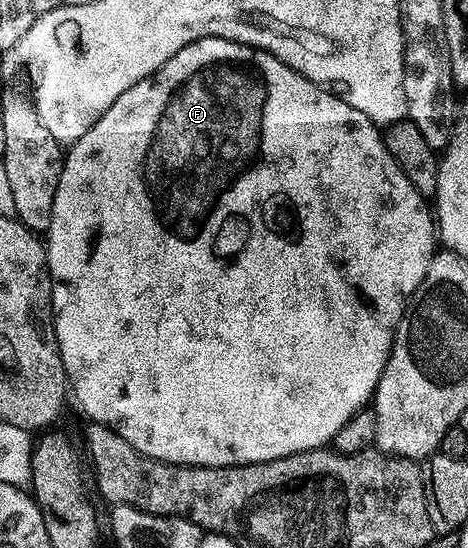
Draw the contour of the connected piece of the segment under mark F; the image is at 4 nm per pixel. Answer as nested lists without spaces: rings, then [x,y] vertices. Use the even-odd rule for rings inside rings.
[[[208,36],[208,37],[207,37],[207,38],[203,38],[203,39],[202,39],[202,40],[196,40],[196,41],[195,41],[195,42],[191,42],[191,43],[190,43],[190,44],[188,44],[188,45],[187,45],[187,46],[183,46],[183,47],[182,47],[182,48],[181,48],[181,49],[180,49],[180,50],[179,50],[179,54],[175,54],[175,55],[174,55],[174,56],[172,56],[172,57],[171,57],[171,58],[167,58],[167,62],[163,62],[163,66],[159,66],[159,70],[155,70],[155,74],[151,74],[151,75],[150,75],[150,76],[148,76],[148,77],[147,77],[147,78],[143,78],[143,79],[142,79],[142,80],[140,80],[140,81],[139,81],[139,82],[135,82],[135,86],[131,86],[131,90],[127,90],[127,91],[126,91],[126,92],[124,92],[124,93],[123,93],[123,94],[119,94],[119,98],[115,98],[115,102],[114,102],[114,103],[113,103],[113,104],[112,104],[112,105],[111,105],[111,106],[110,106],[110,107],[109,107],[109,109],[108,109],[108,110],[106,110],[106,111],[105,111],[105,112],[104,112],[104,113],[103,113],[103,114],[102,114],[102,115],[101,115],[101,117],[100,117],[100,118],[98,118],[98,119],[97,119],[97,121],[96,121],[96,122],[95,122],[95,126],[91,126],[91,130],[87,130],[87,134],[83,134],[83,138],[79,138],[79,139],[78,139],[78,140],[77,140],[77,141],[75,141],[75,142],[74,142],[74,143],[73,143],[73,145],[72,145],[72,146],[71,146],[71,147],[70,147],[70,148],[69,148],[69,149],[68,149],[68,151],[66,151],[66,152],[65,152],[65,153],[64,153],[64,156],[63,156],[63,159],[64,159],[64,161],[65,161],[65,165],[64,165],[64,166],[63,166],[63,170],[62,170],[62,171],[61,171],[61,177],[60,177],[60,178],[59,178],[59,186],[58,186],[58,187],[57,187],[57,189],[56,189],[56,190],[55,190],[55,206],[54,206],[54,207],[53,207],[53,213],[52,213],[52,214],[51,214],[51,226],[50,226],[50,227],[49,227],[49,230],[48,230],[48,233],[47,233],[47,255],[48,255],[48,258],[49,258],[49,276],[50,276],[50,277],[51,277],[51,279],[53,279],[53,311],[54,311],[54,313],[55,313],[55,315],[54,315],[54,318],[53,318],[53,328],[54,328],[54,330],[55,330],[55,331],[57,331],[57,341],[58,341],[58,342],[59,342],[59,354],[60,354],[60,355],[61,355],[61,357],[62,357],[62,358],[63,358],[63,366],[64,366],[64,367],[65,367],[65,379],[66,379],[66,381],[67,381],[67,384],[68,384],[68,387],[69,387],[69,388],[70,388],[70,389],[71,389],[71,396],[72,396],[72,399],[73,399],[73,396],[74,396],[74,398],[75,398],[75,399],[77,399],[77,404],[78,404],[78,406],[79,406],[79,407],[81,407],[81,408],[82,408],[82,410],[83,410],[83,411],[85,411],[85,412],[86,412],[86,414],[87,414],[87,415],[89,415],[89,417],[88,417],[88,419],[89,419],[89,420],[90,420],[90,421],[92,421],[92,423],[94,423],[94,424],[105,424],[105,425],[106,425],[106,426],[108,426],[108,428],[110,428],[110,429],[111,429],[111,430],[115,430],[115,431],[116,431],[116,432],[118,432],[118,433],[119,433],[119,435],[120,435],[120,436],[122,436],[122,438],[124,438],[124,440],[126,440],[126,441],[127,441],[127,442],[131,442],[131,446],[135,446],[135,450],[139,450],[139,451],[140,451],[140,452],[141,452],[141,453],[142,453],[142,454],[143,454],[143,455],[144,455],[144,456],[150,456],[150,457],[151,457],[151,458],[155,458],[155,459],[156,459],[156,460],[162,460],[162,461],[163,461],[163,462],[171,462],[171,463],[172,463],[172,464],[194,464],[194,465],[195,465],[195,466],[207,466],[207,467],[208,467],[208,468],[230,468],[230,467],[231,467],[231,466],[239,466],[239,465],[240,465],[240,464],[262,464],[262,463],[263,463],[263,462],[267,462],[267,461],[268,461],[268,460],[278,460],[278,459],[279,459],[279,458],[283,458],[283,457],[284,457],[284,456],[290,456],[290,455],[291,455],[291,454],[299,454],[299,453],[300,453],[300,452],[306,452],[306,451],[307,451],[307,450],[311,450],[311,449],[312,449],[312,448],[324,448],[324,447],[326,447],[326,445],[328,445],[328,444],[329,444],[329,443],[330,443],[330,441],[332,441],[332,438],[333,438],[333,436],[334,436],[334,435],[335,435],[335,434],[339,434],[339,426],[343,426],[343,422],[347,422],[347,418],[351,418],[351,417],[352,417],[352,416],[354,416],[354,415],[355,415],[355,414],[356,414],[356,413],[357,413],[357,412],[358,412],[358,411],[359,411],[359,409],[360,409],[360,408],[364,408],[364,407],[366,407],[366,405],[368,405],[368,404],[369,404],[369,403],[370,403],[370,401],[372,401],[372,399],[373,399],[373,397],[374,397],[374,395],[375,395],[375,393],[376,393],[376,390],[377,390],[377,383],[378,383],[378,382],[379,382],[379,378],[380,378],[380,377],[381,377],[381,375],[382,375],[382,374],[383,374],[383,370],[384,370],[384,369],[385,369],[385,363],[386,363],[386,362],[387,362],[387,358],[388,358],[388,357],[389,357],[389,351],[390,351],[390,350],[391,350],[391,346],[392,346],[392,345],[393,345],[393,333],[394,333],[394,332],[396,332],[396,331],[397,331],[397,324],[398,324],[398,323],[399,323],[399,321],[400,321],[400,320],[401,320],[401,316],[402,316],[402,315],[403,315],[403,314],[404,314],[404,312],[405,312],[405,305],[406,305],[406,303],[407,303],[407,301],[408,301],[408,299],[409,299],[409,297],[410,297],[410,296],[412,296],[412,295],[413,295],[413,291],[414,291],[414,290],[416,290],[416,288],[417,288],[417,287],[418,287],[418,286],[419,286],[419,282],[423,282],[423,274],[427,274],[427,266],[431,266],[431,258],[432,258],[432,257],[433,257],[433,254],[434,254],[434,251],[435,251],[435,249],[436,249],[436,248],[437,248],[437,247],[438,247],[438,244],[439,244],[439,236],[438,236],[438,233],[437,233],[437,232],[436,232],[436,231],[435,231],[435,216],[434,216],[434,213],[433,213],[433,212],[432,212],[432,211],[431,211],[431,208],[430,208],[430,205],[429,205],[429,208],[428,208],[428,206],[427,206],[427,205],[425,205],[425,204],[428,204],[428,203],[427,203],[427,200],[426,200],[426,197],[423,197],[423,196],[421,196],[421,195],[420,195],[420,194],[419,194],[419,190],[415,190],[415,186],[411,186],[411,182],[407,182],[407,174],[403,174],[403,170],[399,170],[399,166],[398,166],[398,165],[397,165],[397,163],[396,163],[396,162],[395,162],[395,158],[391,158],[391,154],[390,154],[390,153],[389,153],[389,151],[388,151],[388,150],[387,150],[387,146],[386,146],[386,145],[385,145],[385,138],[384,138],[384,135],[383,135],[383,132],[382,132],[382,129],[381,129],[381,128],[380,128],[380,127],[378,127],[378,125],[376,125],[376,124],[373,124],[373,123],[372,123],[372,122],[371,122],[371,118],[367,118],[367,114],[363,114],[363,113],[362,113],[362,112],[361,112],[361,111],[360,111],[360,110],[355,110],[355,106],[347,106],[347,102],[343,102],[343,98],[339,98],[339,97],[338,97],[338,96],[336,96],[336,95],[335,95],[335,94],[331,94],[331,93],[330,93],[330,92],[328,92],[328,90],[326,90],[326,89],[325,89],[325,88],[324,88],[324,87],[323,87],[323,86],[319,86],[319,85],[318,85],[318,84],[316,84],[316,83],[315,83],[315,82],[311,82],[311,81],[310,81],[310,80],[308,80],[308,78],[306,78],[306,76],[304,76],[304,75],[303,75],[303,74],[299,74],[299,73],[298,73],[298,72],[296,72],[296,71],[295,71],[295,70],[291,70],[291,66],[287,66],[287,65],[286,65],[286,64],[284,64],[284,63],[283,63],[283,62],[279,62],[279,58],[275,58],[275,57],[274,57],[274,56],[273,56],[273,55],[271,55],[271,53],[270,53],[270,52],[265,52],[265,51],[264,51],[264,50],[263,50],[263,49],[262,49],[262,48],[252,48],[252,47],[251,47],[251,46],[247,46],[247,45],[246,45],[246,44],[240,44],[240,43],[239,43],[239,42],[231,42],[231,41],[230,41],[230,40],[224,40],[224,39],[223,39],[223,38],[215,38],[215,37],[214,37],[214,36]]]

